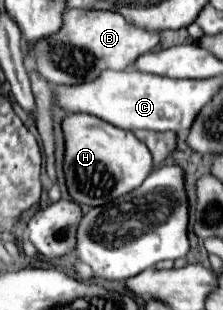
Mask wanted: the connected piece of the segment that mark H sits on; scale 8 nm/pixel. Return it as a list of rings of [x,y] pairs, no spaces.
[[[68,114],[62,120],[64,178],[68,194],[84,206],[102,206],[108,198],[132,192],[152,170],[150,150],[128,130],[116,128],[90,114]]]

